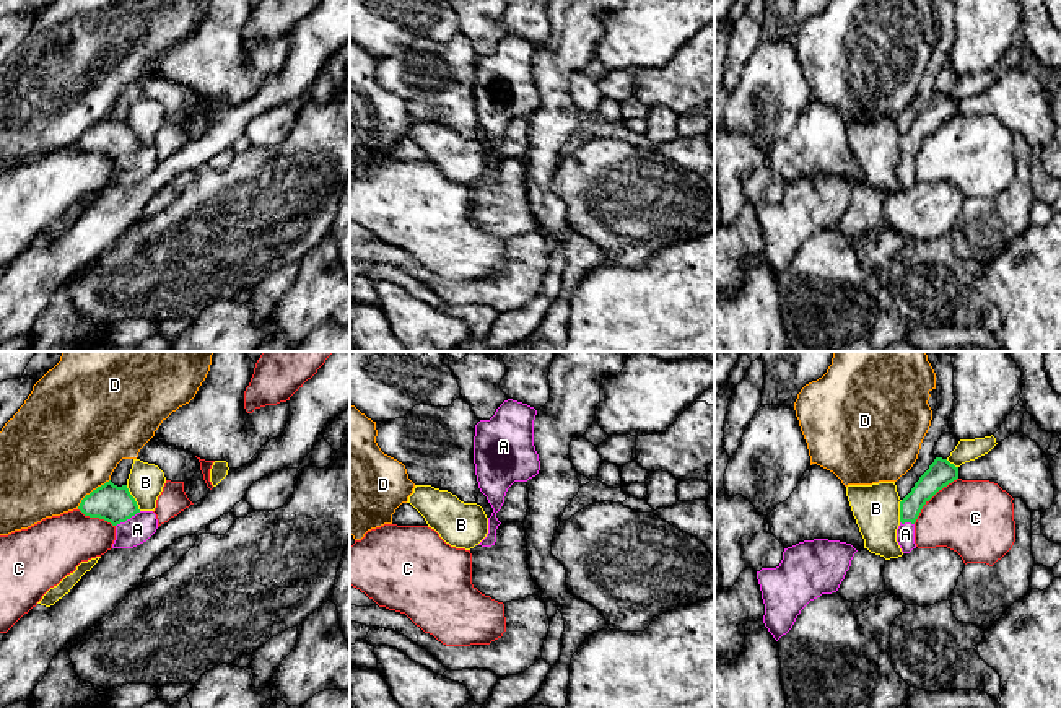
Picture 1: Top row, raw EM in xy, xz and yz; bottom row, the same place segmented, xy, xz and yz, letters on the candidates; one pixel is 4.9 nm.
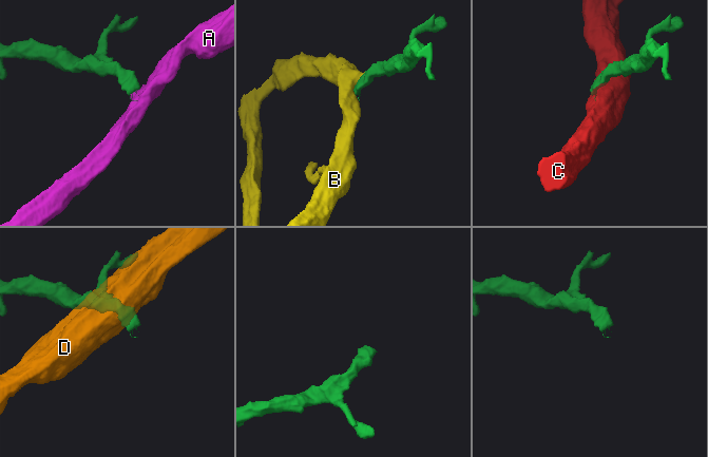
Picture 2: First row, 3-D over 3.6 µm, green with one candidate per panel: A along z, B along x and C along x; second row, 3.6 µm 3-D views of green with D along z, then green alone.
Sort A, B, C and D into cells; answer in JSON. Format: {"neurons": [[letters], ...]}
{"neurons": [["A"], ["B"], ["C"], ["D"]]}

